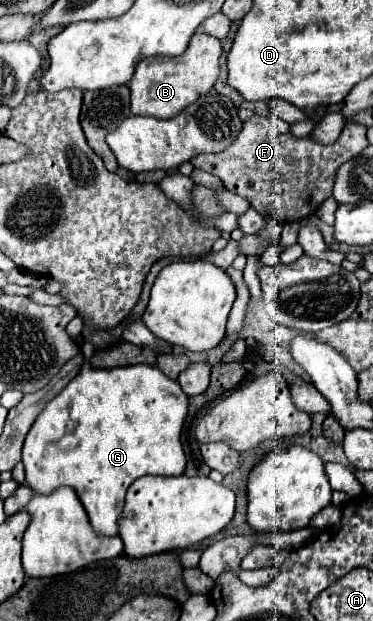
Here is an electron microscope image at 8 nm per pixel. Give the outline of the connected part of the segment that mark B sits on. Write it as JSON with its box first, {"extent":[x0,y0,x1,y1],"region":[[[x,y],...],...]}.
{"extent":[128,32,222,120],"region":[[[196,32],[190,40],[190,46],[182,56],[176,58],[148,58],[136,66],[136,72],[128,84],[132,92],[132,114],[136,116],[154,116],[158,120],[168,120],[180,114],[186,106],[196,102],[200,96],[208,94],[210,88],[216,84],[220,74],[220,54],[222,46],[220,40],[212,38],[210,34]]]}

